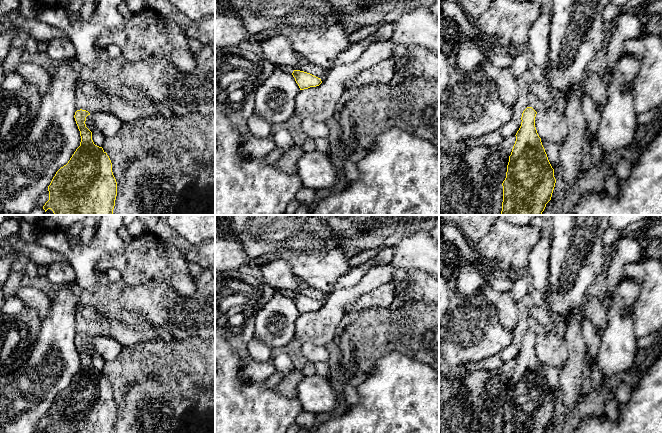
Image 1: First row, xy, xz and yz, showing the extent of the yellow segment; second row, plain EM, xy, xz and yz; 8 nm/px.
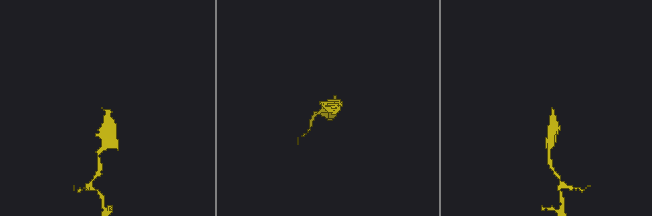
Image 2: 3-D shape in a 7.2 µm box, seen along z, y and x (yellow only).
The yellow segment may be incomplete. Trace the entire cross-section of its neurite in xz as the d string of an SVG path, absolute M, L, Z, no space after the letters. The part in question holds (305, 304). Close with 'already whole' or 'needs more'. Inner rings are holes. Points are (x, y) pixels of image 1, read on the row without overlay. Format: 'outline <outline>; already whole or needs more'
outline M294 294L292 299L295 302L300 314L316 311L322 307L320 302L304 295Z; already whole

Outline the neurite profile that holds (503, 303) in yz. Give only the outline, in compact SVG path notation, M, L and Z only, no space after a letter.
M491 287L485 290L485 295L496 311L500 325L507 331L513 331L517 325L519 308L509 291L497 292Z

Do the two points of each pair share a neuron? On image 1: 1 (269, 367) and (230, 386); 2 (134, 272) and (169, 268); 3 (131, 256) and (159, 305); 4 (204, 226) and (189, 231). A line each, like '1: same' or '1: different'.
1: different
2: same
3: different
4: same

